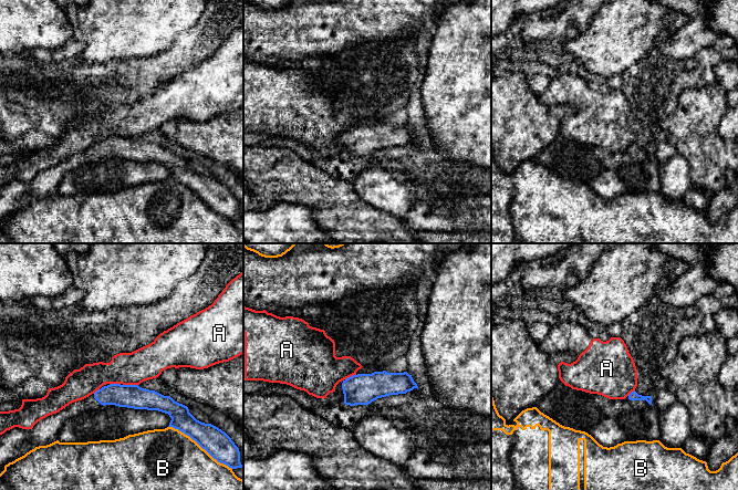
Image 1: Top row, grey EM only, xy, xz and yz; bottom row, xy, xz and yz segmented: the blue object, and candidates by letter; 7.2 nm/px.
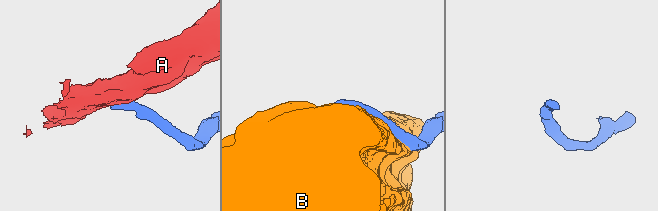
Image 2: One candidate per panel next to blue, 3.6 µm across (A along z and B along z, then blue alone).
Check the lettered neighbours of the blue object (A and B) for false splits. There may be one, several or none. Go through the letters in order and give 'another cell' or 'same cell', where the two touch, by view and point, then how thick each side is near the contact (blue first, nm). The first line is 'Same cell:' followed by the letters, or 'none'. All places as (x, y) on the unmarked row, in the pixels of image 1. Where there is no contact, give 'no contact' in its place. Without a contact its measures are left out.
Same cell: none
A: another cell; meets blue in xy at (131, 137); 180 nm thick on the blue side, 240 nm on the other
B: another cell; meets blue in xy at (200, 198); 190 nm thick on the blue side, 500 nm on the other

